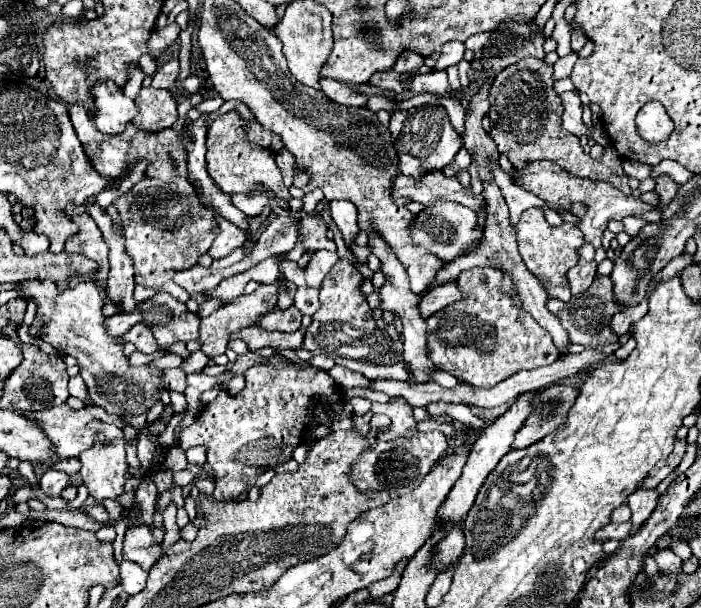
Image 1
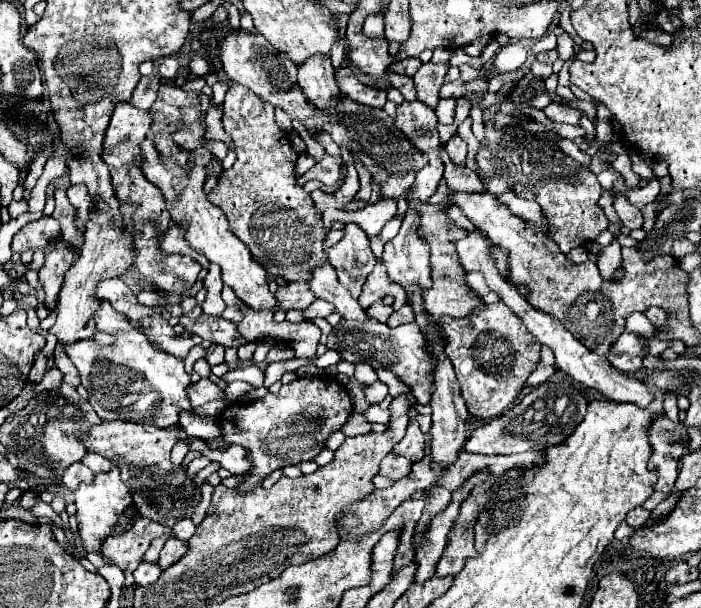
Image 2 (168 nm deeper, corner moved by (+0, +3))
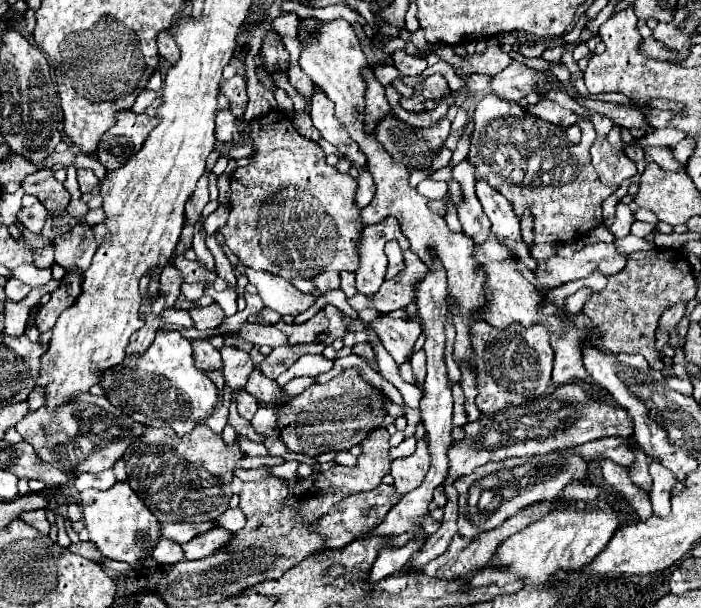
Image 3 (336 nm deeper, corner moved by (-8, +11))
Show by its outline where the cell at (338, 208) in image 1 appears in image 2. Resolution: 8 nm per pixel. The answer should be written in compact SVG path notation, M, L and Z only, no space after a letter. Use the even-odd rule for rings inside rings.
M348 223L344 237L326 249L328 263L336 269L338 281L352 293L354 299L360 297L366 277L376 265L376 257L370 249L368 235L356 225Z

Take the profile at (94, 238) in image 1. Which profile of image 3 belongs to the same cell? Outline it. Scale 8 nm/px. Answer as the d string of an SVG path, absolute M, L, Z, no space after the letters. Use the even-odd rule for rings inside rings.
M78 169L78 185L84 193L92 193L92 189L100 183L92 169Z

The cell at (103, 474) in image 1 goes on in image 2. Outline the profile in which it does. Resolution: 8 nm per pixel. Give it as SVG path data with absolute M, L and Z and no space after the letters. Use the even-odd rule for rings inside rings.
M112 467L110 473L100 473L96 475L94 485L80 485L76 491L76 521L80 527L80 539L82 539L82 547L88 553L102 553L102 543L106 537L110 537L116 525L122 525L124 529L130 529L134 525L134 517L130 519L126 515L126 509L132 509L132 495L128 491L128 487L122 483L120 479L120 471L116 467Z

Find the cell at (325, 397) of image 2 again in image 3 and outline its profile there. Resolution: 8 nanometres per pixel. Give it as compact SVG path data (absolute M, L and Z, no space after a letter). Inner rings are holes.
M348 369L342 375L334 377L332 381L328 381L324 385L314 383L314 385L306 387L304 393L300 393L300 395L292 397L290 401L284 401L282 405L278 405L276 417L278 417L280 437L282 437L288 451L310 455L310 457L316 457L316 455L326 453L326 451L348 451L352 445L358 445L368 435L370 429L382 425L382 419L386 415L386 411L382 409L382 399L384 399L384 393L380 393L370 383L362 381L358 371Z

